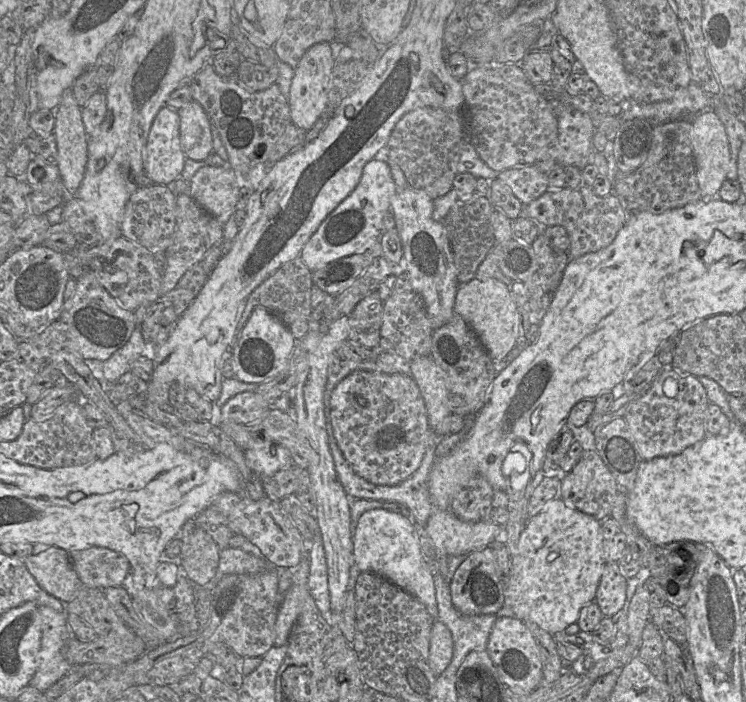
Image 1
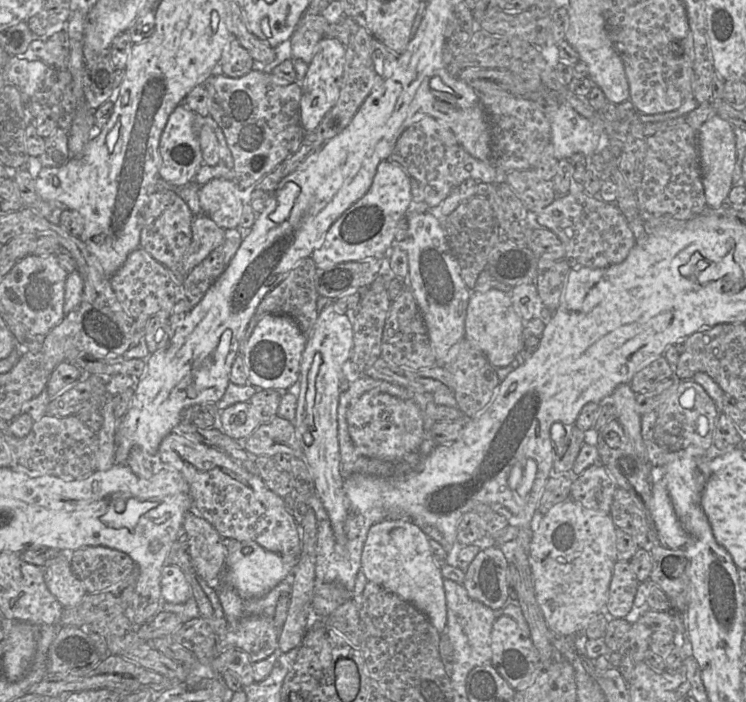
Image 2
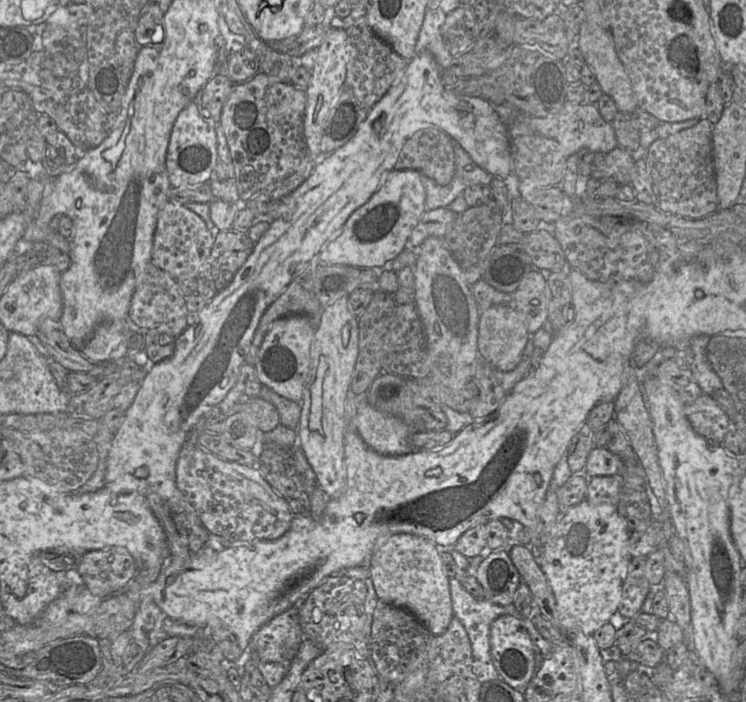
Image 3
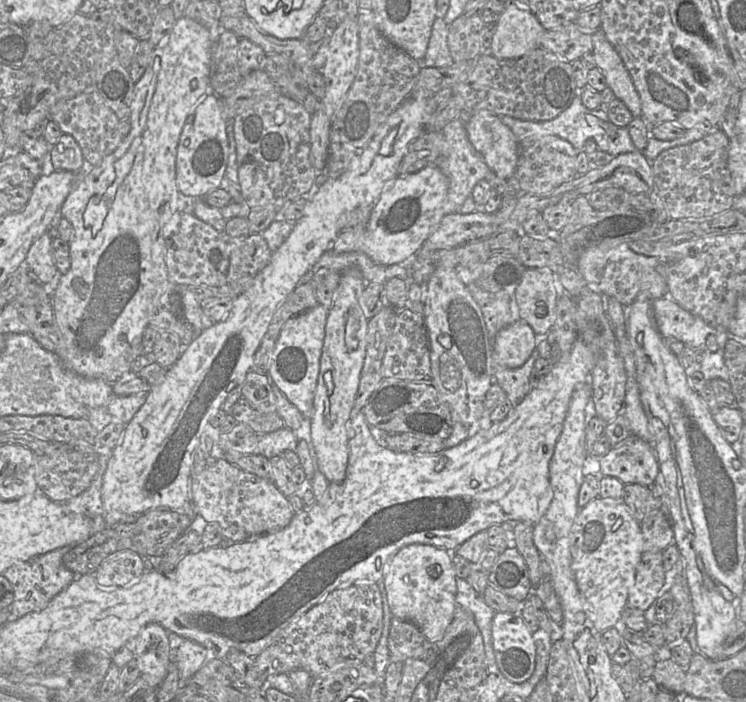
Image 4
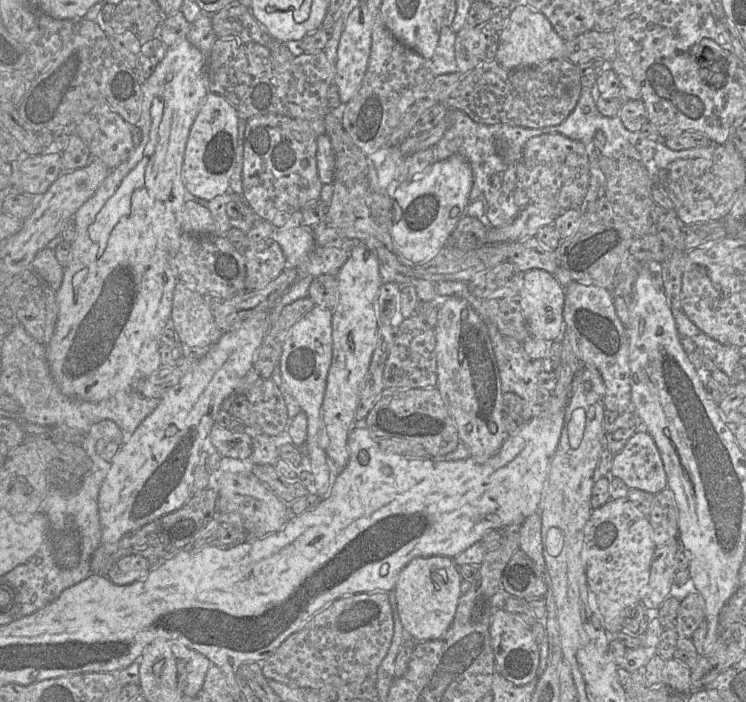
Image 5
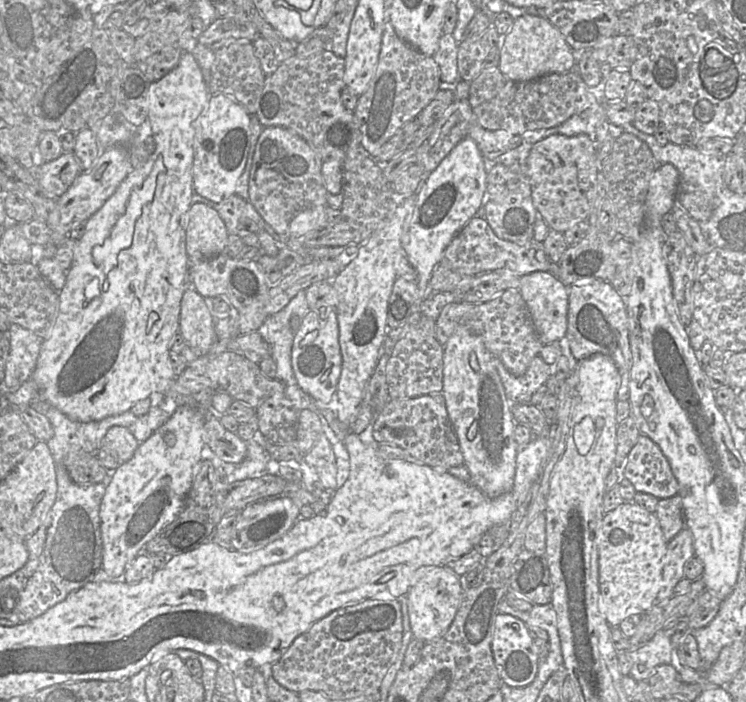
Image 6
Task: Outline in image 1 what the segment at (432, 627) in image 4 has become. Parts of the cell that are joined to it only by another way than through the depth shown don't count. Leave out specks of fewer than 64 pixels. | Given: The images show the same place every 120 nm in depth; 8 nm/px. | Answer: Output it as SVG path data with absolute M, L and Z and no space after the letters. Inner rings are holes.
M384 509L368 510L360 516L352 541L354 562L361 572L371 572L387 579L419 600L430 616L437 619L433 575L424 562L412 519Z

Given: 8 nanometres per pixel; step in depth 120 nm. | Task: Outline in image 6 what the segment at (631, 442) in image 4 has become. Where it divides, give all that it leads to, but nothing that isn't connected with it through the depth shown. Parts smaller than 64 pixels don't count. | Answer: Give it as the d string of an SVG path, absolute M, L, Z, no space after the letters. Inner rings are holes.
M640 434L628 454L624 475L637 492L648 493L658 499L675 496L679 491L669 461L659 446L644 434Z

